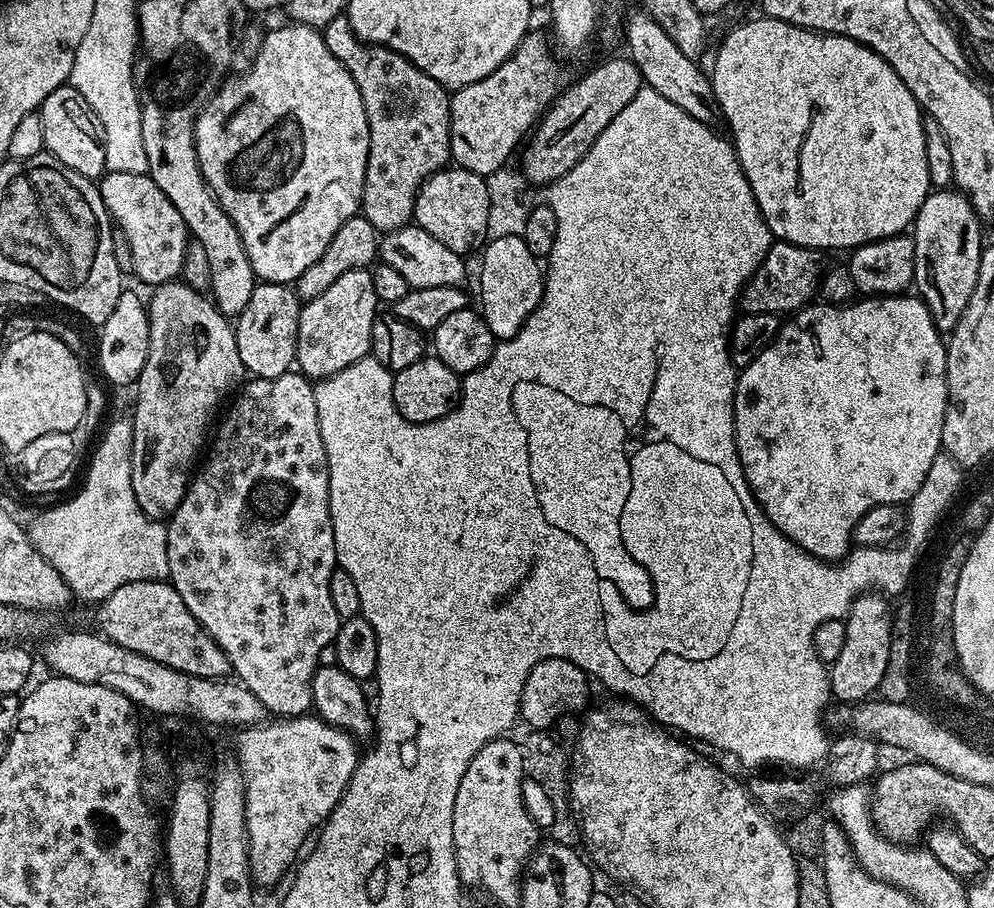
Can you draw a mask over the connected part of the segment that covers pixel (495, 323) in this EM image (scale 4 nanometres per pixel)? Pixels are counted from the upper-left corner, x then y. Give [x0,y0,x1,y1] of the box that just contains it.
[480,236,544,340]

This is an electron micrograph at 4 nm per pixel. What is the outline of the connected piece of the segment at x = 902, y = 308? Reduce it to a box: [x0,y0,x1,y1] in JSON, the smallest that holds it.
[734,294,948,562]

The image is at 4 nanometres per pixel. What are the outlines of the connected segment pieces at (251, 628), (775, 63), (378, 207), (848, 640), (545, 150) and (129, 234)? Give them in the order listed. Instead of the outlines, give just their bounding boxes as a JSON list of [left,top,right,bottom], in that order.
[[167,370,342,718],[710,18,930,248],[322,15,452,234],[830,591,893,705],[523,54,645,186],[99,172,190,284]]

